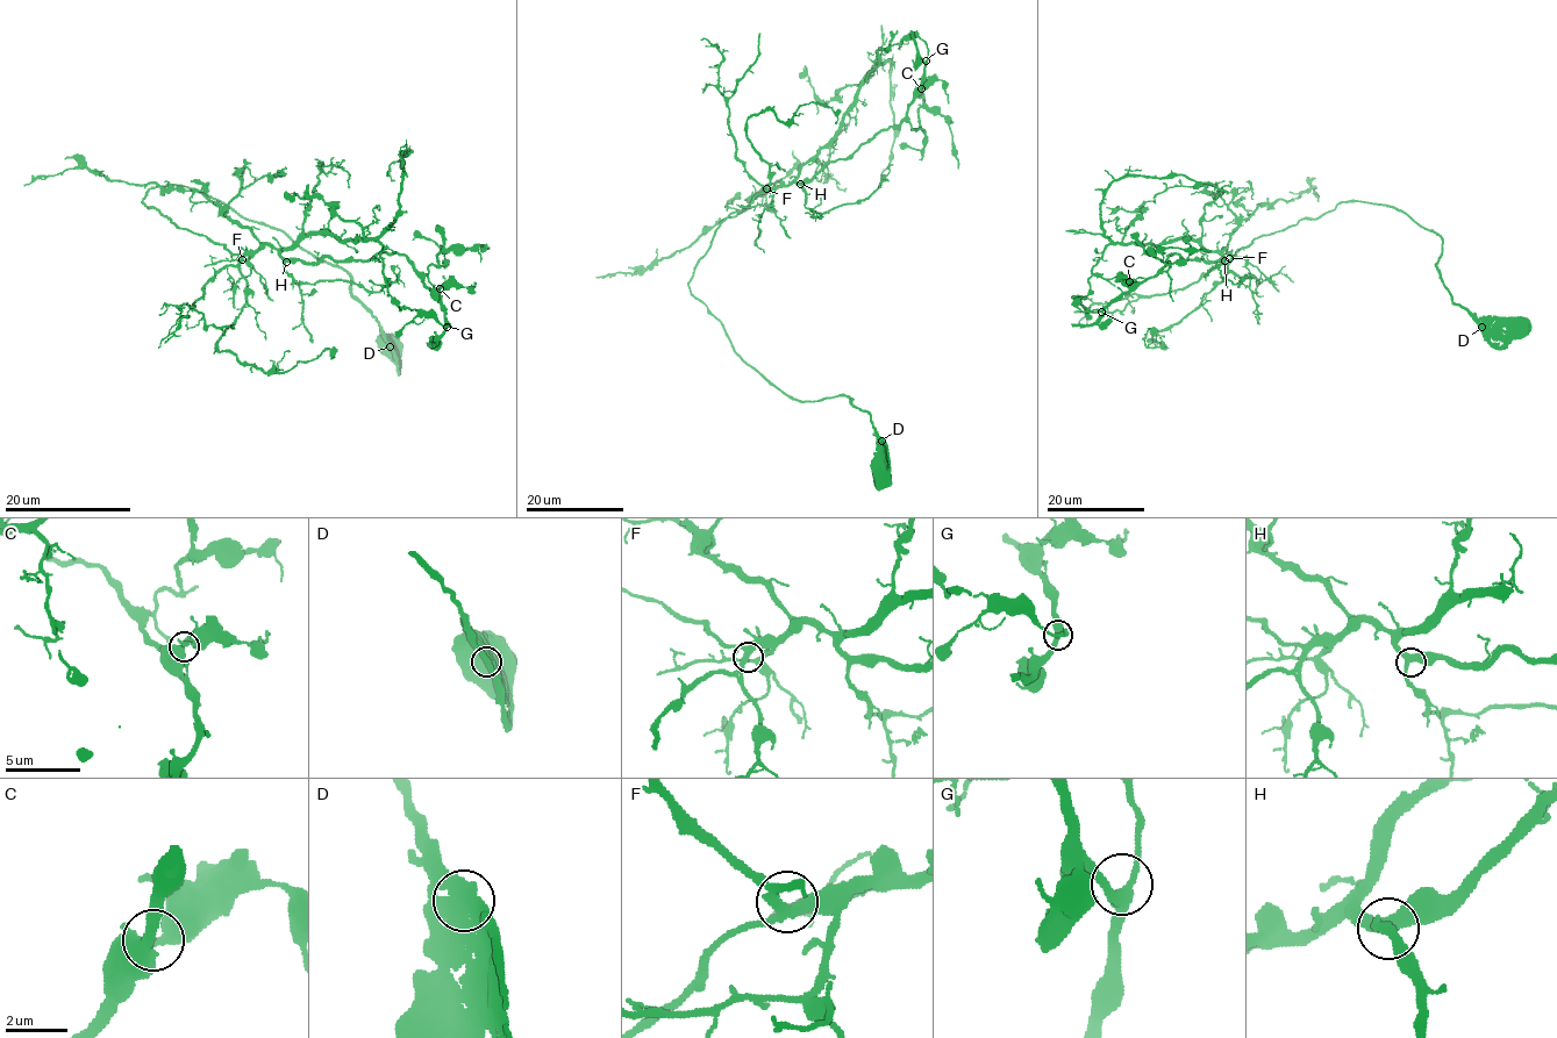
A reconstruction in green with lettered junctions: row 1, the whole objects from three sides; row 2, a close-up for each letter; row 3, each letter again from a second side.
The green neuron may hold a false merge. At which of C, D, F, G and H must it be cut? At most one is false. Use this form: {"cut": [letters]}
{"cut": []}

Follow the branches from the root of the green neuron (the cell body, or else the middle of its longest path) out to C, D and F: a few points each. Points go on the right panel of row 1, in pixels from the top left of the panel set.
C: (1515, 324), (1473, 319), (1452, 301), (1436, 233), (1358, 201), (1215, 260), (1170, 253), (1154, 276), (1129, 281)
D: (1515, 324), (1500, 321), (1483, 327)
F: (1515, 324), (1473, 319), (1456, 305), (1437, 269), (1442, 238), (1385, 205), (1340, 202), (1258, 236), (1229, 258)

